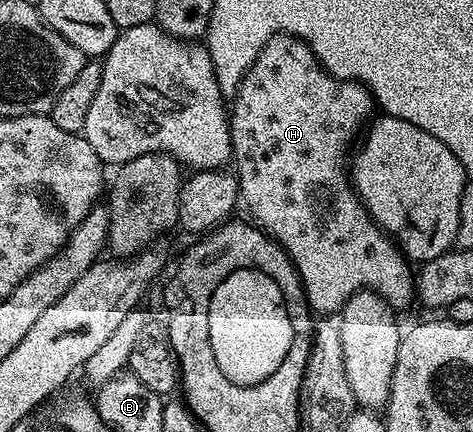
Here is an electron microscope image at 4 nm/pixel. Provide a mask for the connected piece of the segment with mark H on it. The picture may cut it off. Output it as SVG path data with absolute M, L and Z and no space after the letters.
M282 34L269 38L265 42L265 46L257 54L253 66L249 66L249 70L243 75L243 80L235 89L234 97L229 104L233 171L239 182L239 195L242 203L244 205L247 203L248 210L256 216L254 219L258 221L263 231L274 236L275 241L291 255L291 260L295 264L300 278L303 279L303 288L307 291L307 300L316 313L323 312L319 314L338 313L346 304L348 298L360 290L376 292L378 296L383 297L396 310L402 310L410 300L413 300L417 292L417 280L413 275L412 265L407 257L400 252L398 244L367 213L367 207L363 205L363 201L360 200L359 194L355 190L355 185L351 183L349 153L356 141L360 139L365 125L372 119L373 111L371 112L371 108L373 109L373 97L365 85L358 84L356 80L339 80L337 77L329 75L319 65L318 58L306 42L295 36L284 36Z

